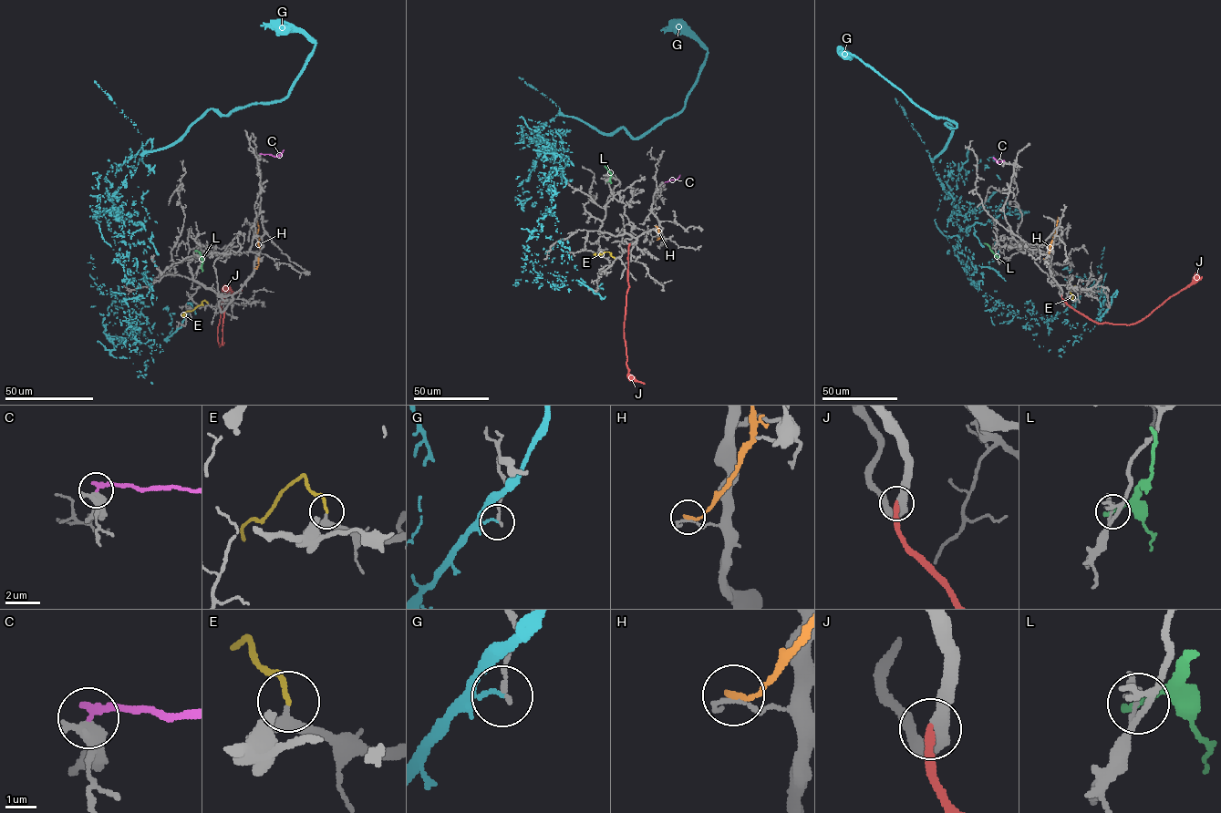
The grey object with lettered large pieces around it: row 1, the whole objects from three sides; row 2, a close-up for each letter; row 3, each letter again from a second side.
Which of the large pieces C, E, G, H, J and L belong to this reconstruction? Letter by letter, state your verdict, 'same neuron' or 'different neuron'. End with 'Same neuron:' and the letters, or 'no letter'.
C: different neuron
E: same neuron
G: different neuron
H: different neuron
J: same neuron
L: different neuron
Same neuron: E, J

